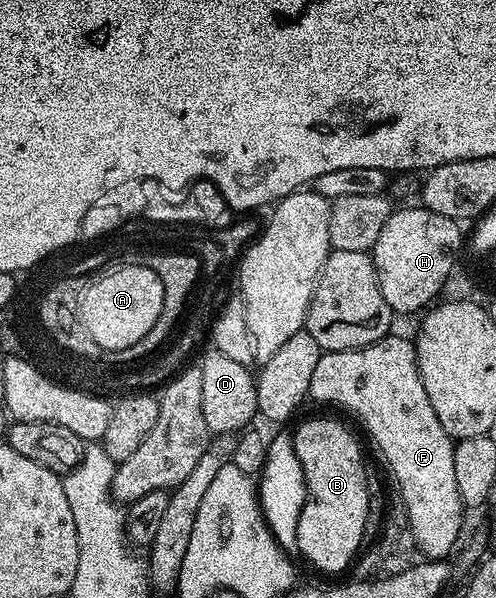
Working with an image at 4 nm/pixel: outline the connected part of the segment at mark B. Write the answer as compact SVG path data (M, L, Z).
M308 419L293 429L292 436L306 482L306 502L298 525L298 555L306 558L312 566L323 567L326 571L342 571L346 566L347 570L362 547L364 521L368 517L368 468L362 460L362 447L357 437L338 419Z

